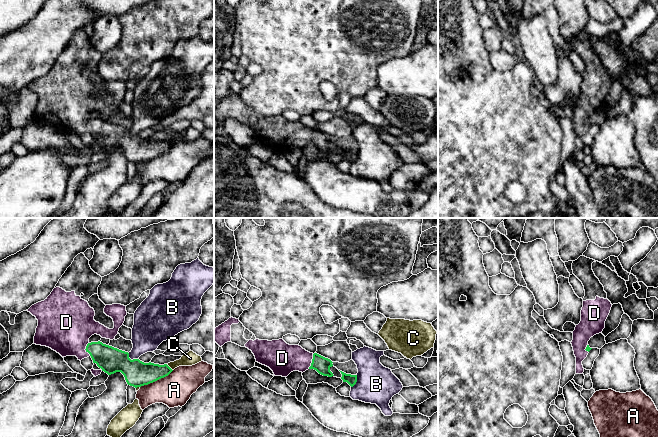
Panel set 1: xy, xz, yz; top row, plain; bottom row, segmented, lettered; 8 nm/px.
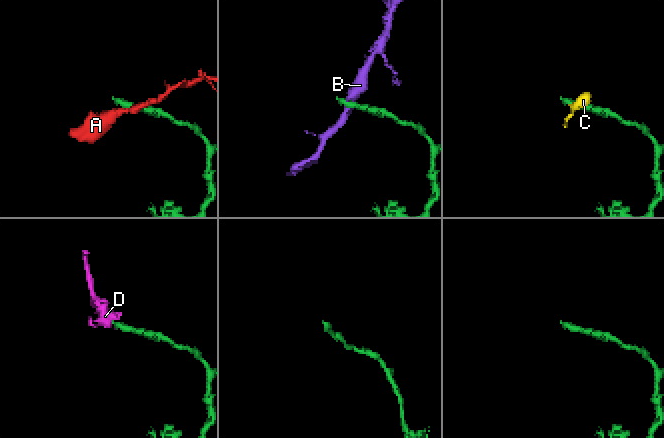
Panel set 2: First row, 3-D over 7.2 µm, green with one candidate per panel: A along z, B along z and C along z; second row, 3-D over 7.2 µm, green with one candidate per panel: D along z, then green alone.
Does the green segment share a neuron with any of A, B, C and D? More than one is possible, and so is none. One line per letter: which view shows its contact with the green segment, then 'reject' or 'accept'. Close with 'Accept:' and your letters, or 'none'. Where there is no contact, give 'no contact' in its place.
A: meets green in xy; reject
B: meets green in xy; reject
C: meets green in xy; reject
D: meets green in xz; accept
Accept: D

